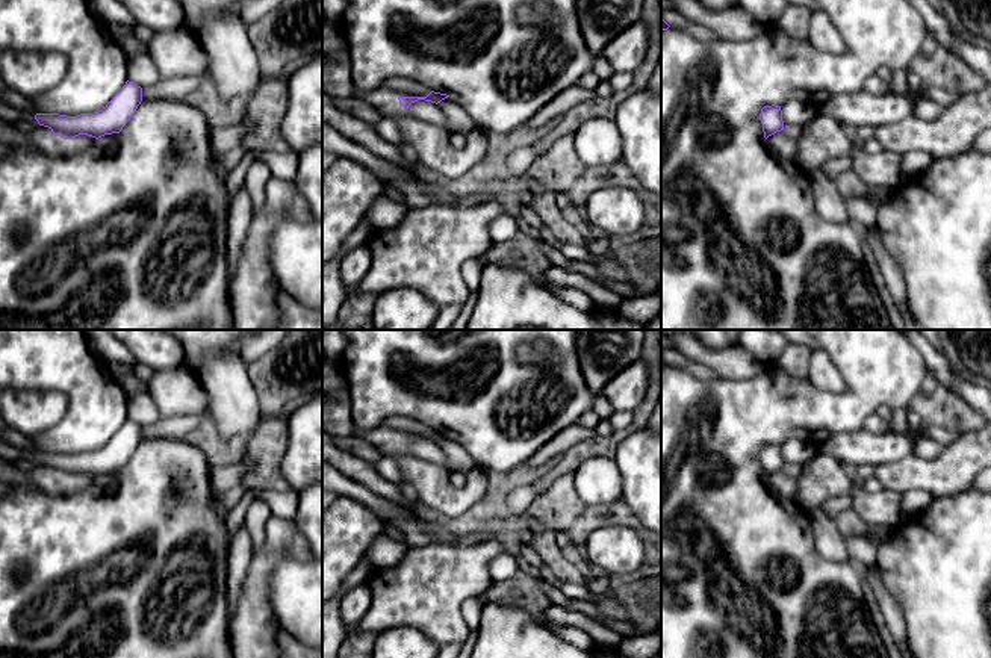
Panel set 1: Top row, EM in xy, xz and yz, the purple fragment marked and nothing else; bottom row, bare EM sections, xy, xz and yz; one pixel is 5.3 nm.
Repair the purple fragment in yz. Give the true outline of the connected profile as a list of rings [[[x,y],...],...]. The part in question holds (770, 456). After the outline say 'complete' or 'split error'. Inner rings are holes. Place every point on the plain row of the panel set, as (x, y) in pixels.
[[[772,443],[764,445],[760,452],[763,463],[764,476],[775,473],[776,470],[784,469],[782,449],[781,445]]]; complete

